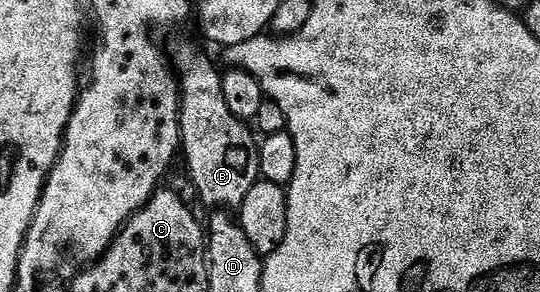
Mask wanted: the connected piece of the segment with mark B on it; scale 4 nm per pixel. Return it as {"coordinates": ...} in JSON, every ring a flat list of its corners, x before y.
{"coordinates":[[181,40,171,52,171,63,181,86,181,147,189,176,201,200,213,210,240,209,243,198,261,176,259,140,246,121,235,118,223,98,222,73,213,60,189,40]]}

